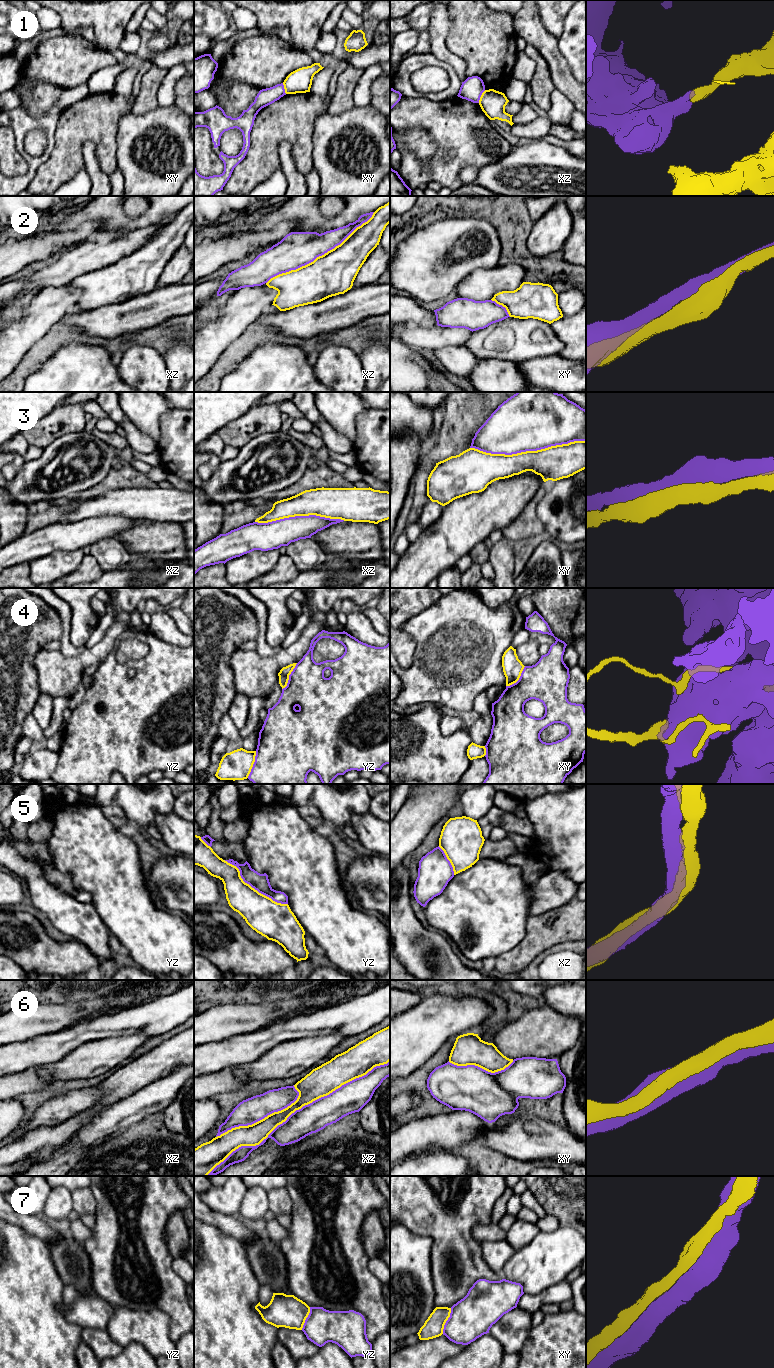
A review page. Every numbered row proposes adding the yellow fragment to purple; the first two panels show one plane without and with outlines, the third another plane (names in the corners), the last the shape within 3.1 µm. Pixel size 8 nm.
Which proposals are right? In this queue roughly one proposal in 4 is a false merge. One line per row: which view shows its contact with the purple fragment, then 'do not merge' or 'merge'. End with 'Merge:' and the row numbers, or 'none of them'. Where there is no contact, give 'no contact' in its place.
1: meets purple in xz; do not merge
2: meets purple in xz; merge
3: meets purple in xy; merge
4: meets purple in yz; do not merge
5: meets purple in yz; merge
6: meets purple in xz; do not merge
7: meets purple in xy; merge
Merge: 2, 3, 5, 7

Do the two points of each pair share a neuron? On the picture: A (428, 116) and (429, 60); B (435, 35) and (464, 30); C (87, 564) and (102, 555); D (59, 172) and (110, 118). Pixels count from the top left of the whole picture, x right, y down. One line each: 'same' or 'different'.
A: different
B: different
C: different
D: same

